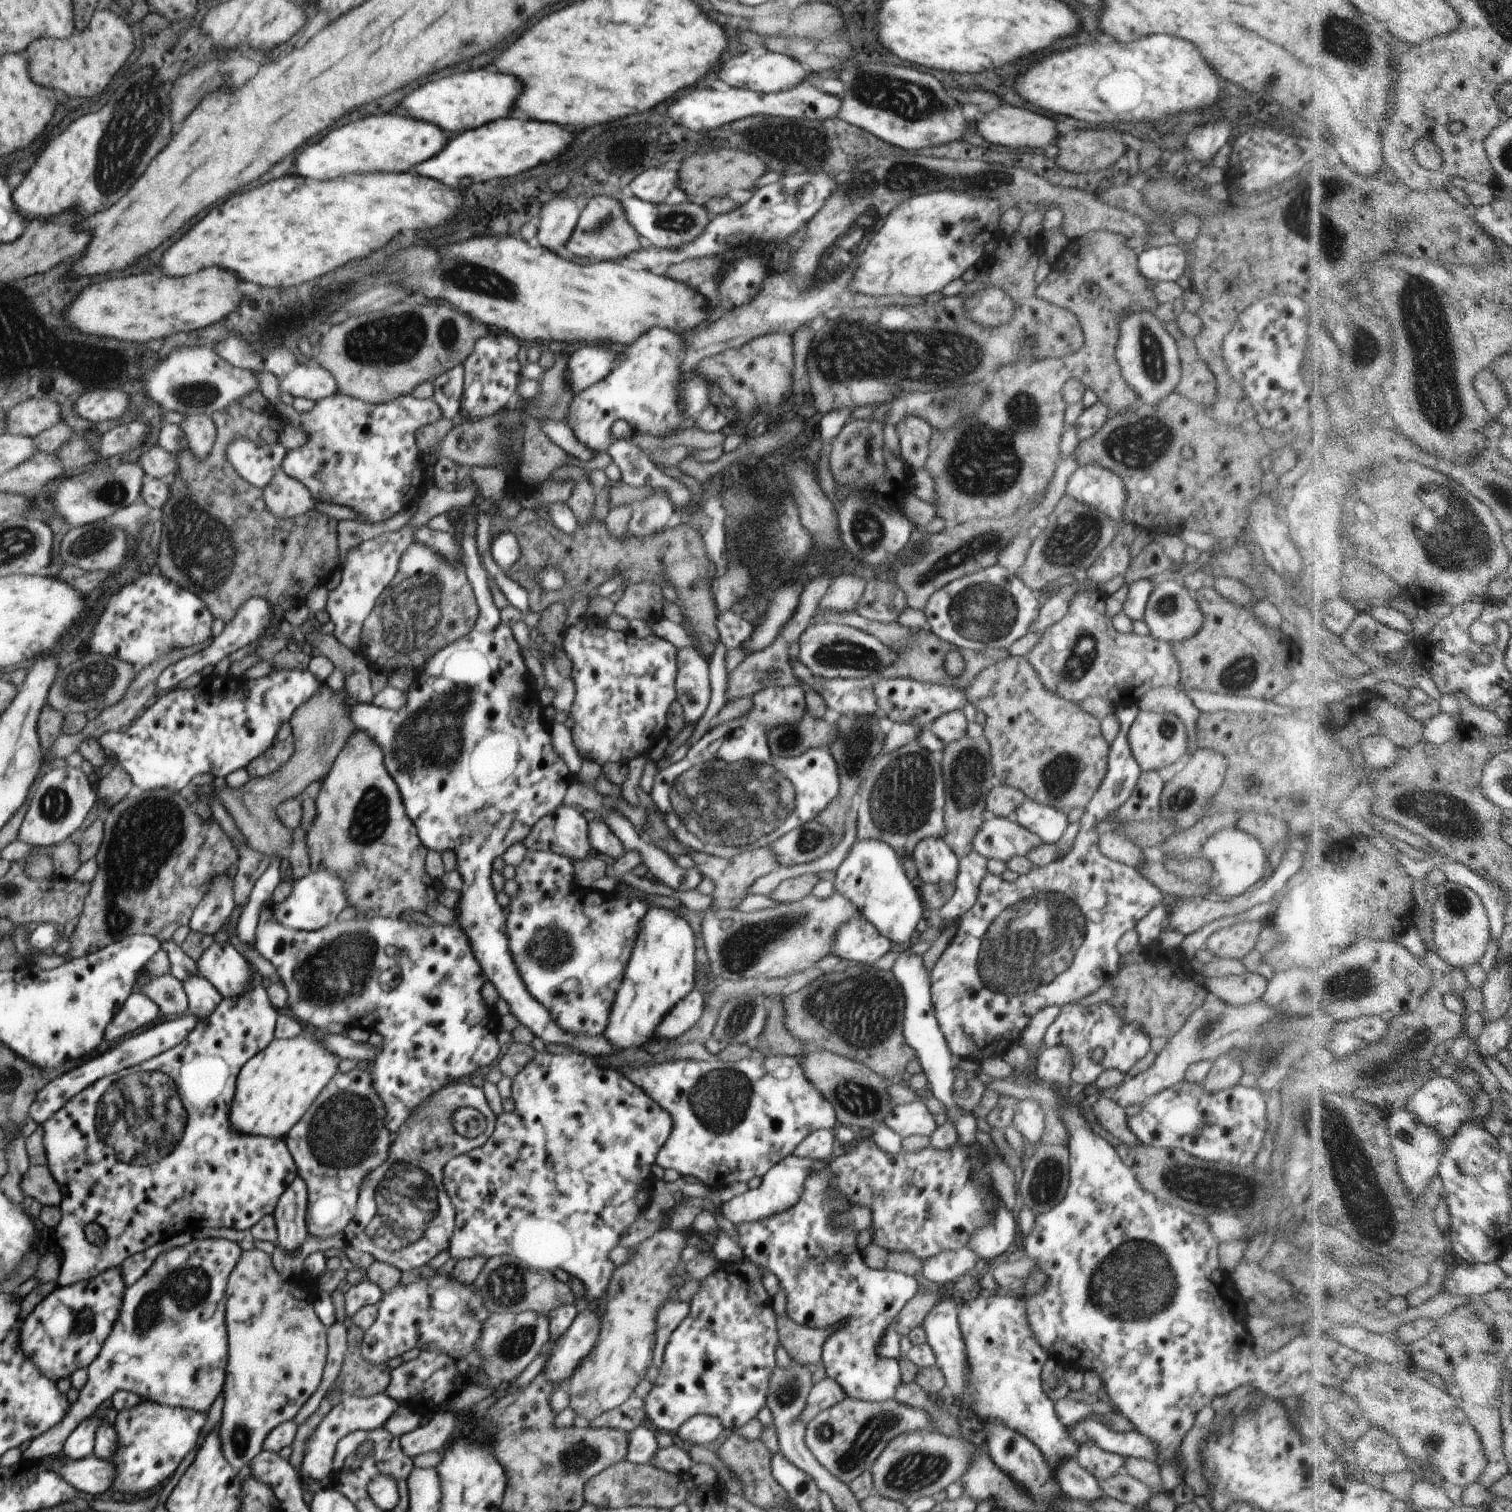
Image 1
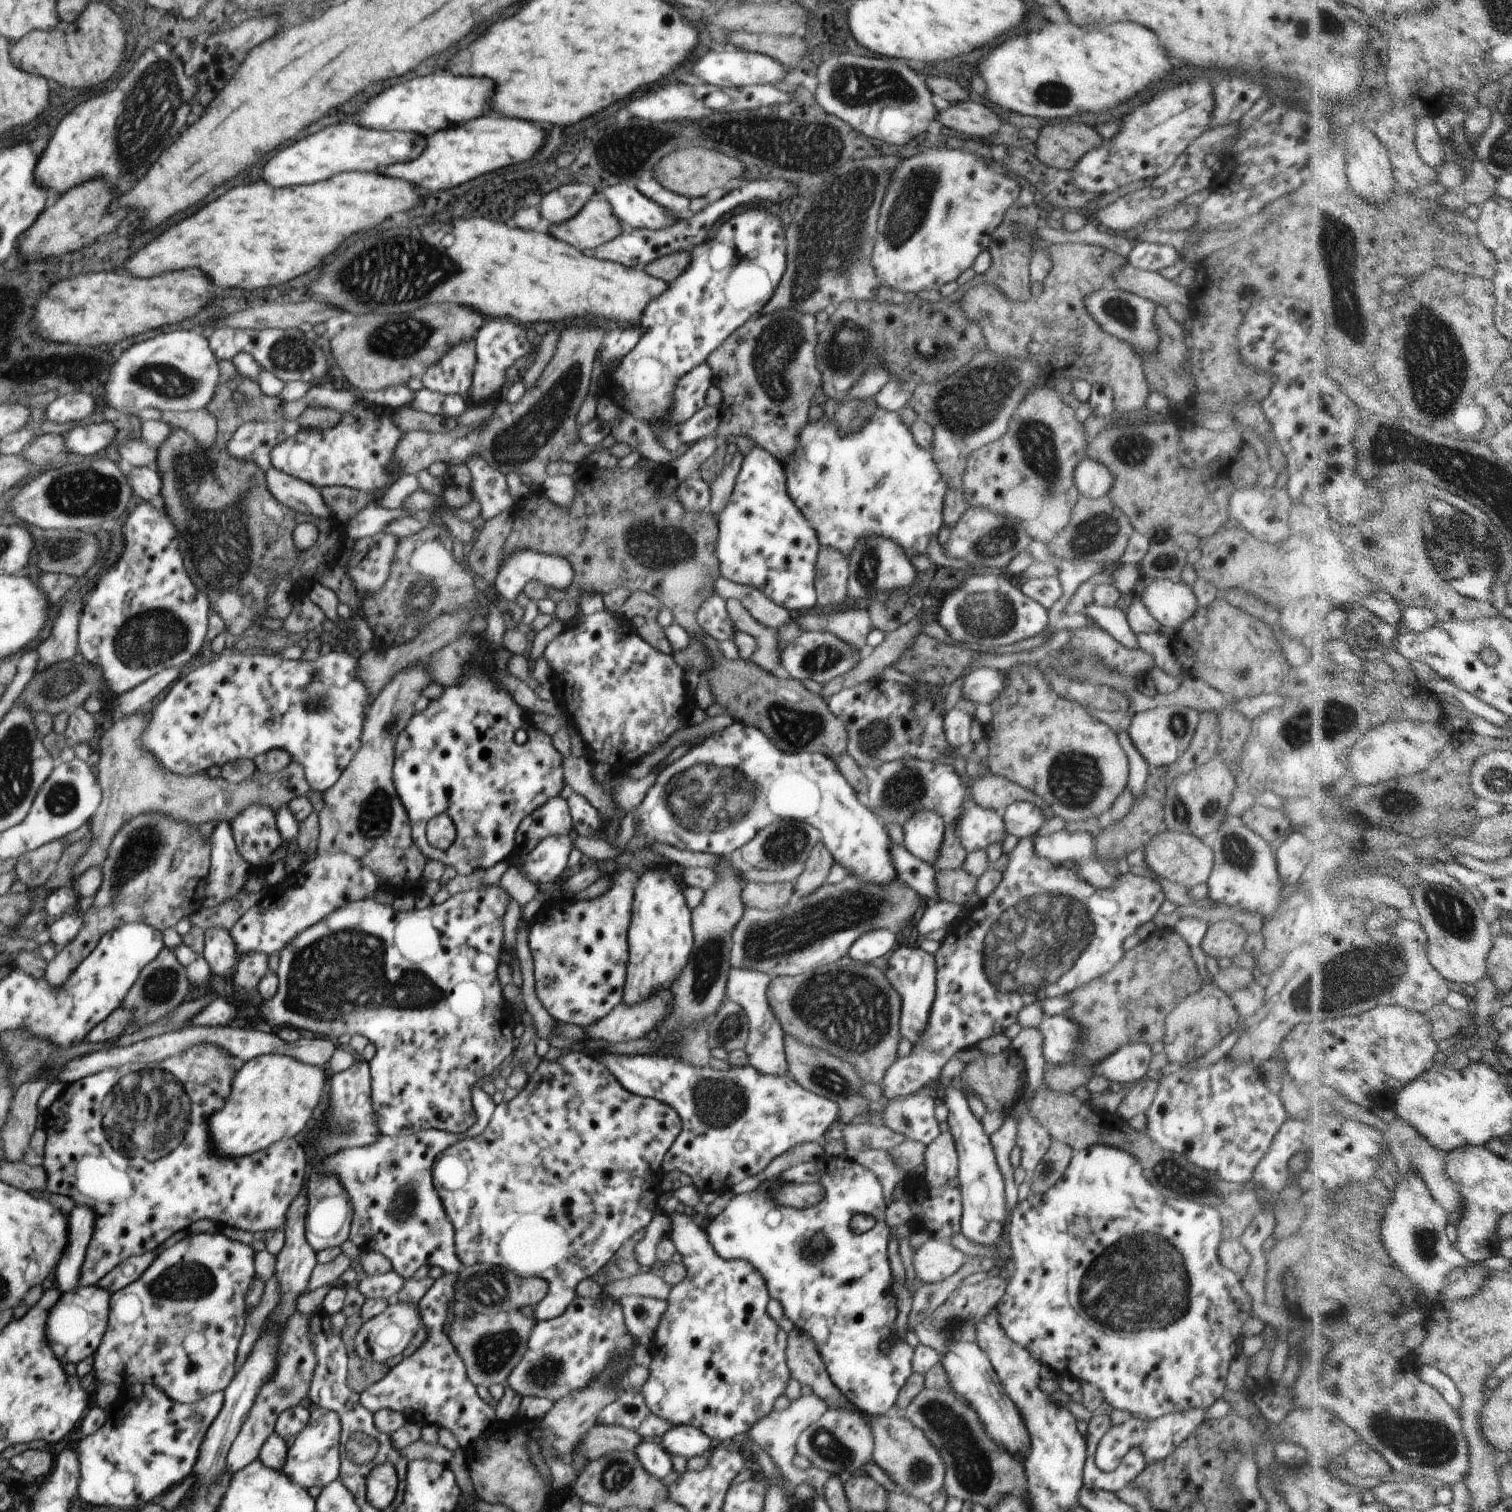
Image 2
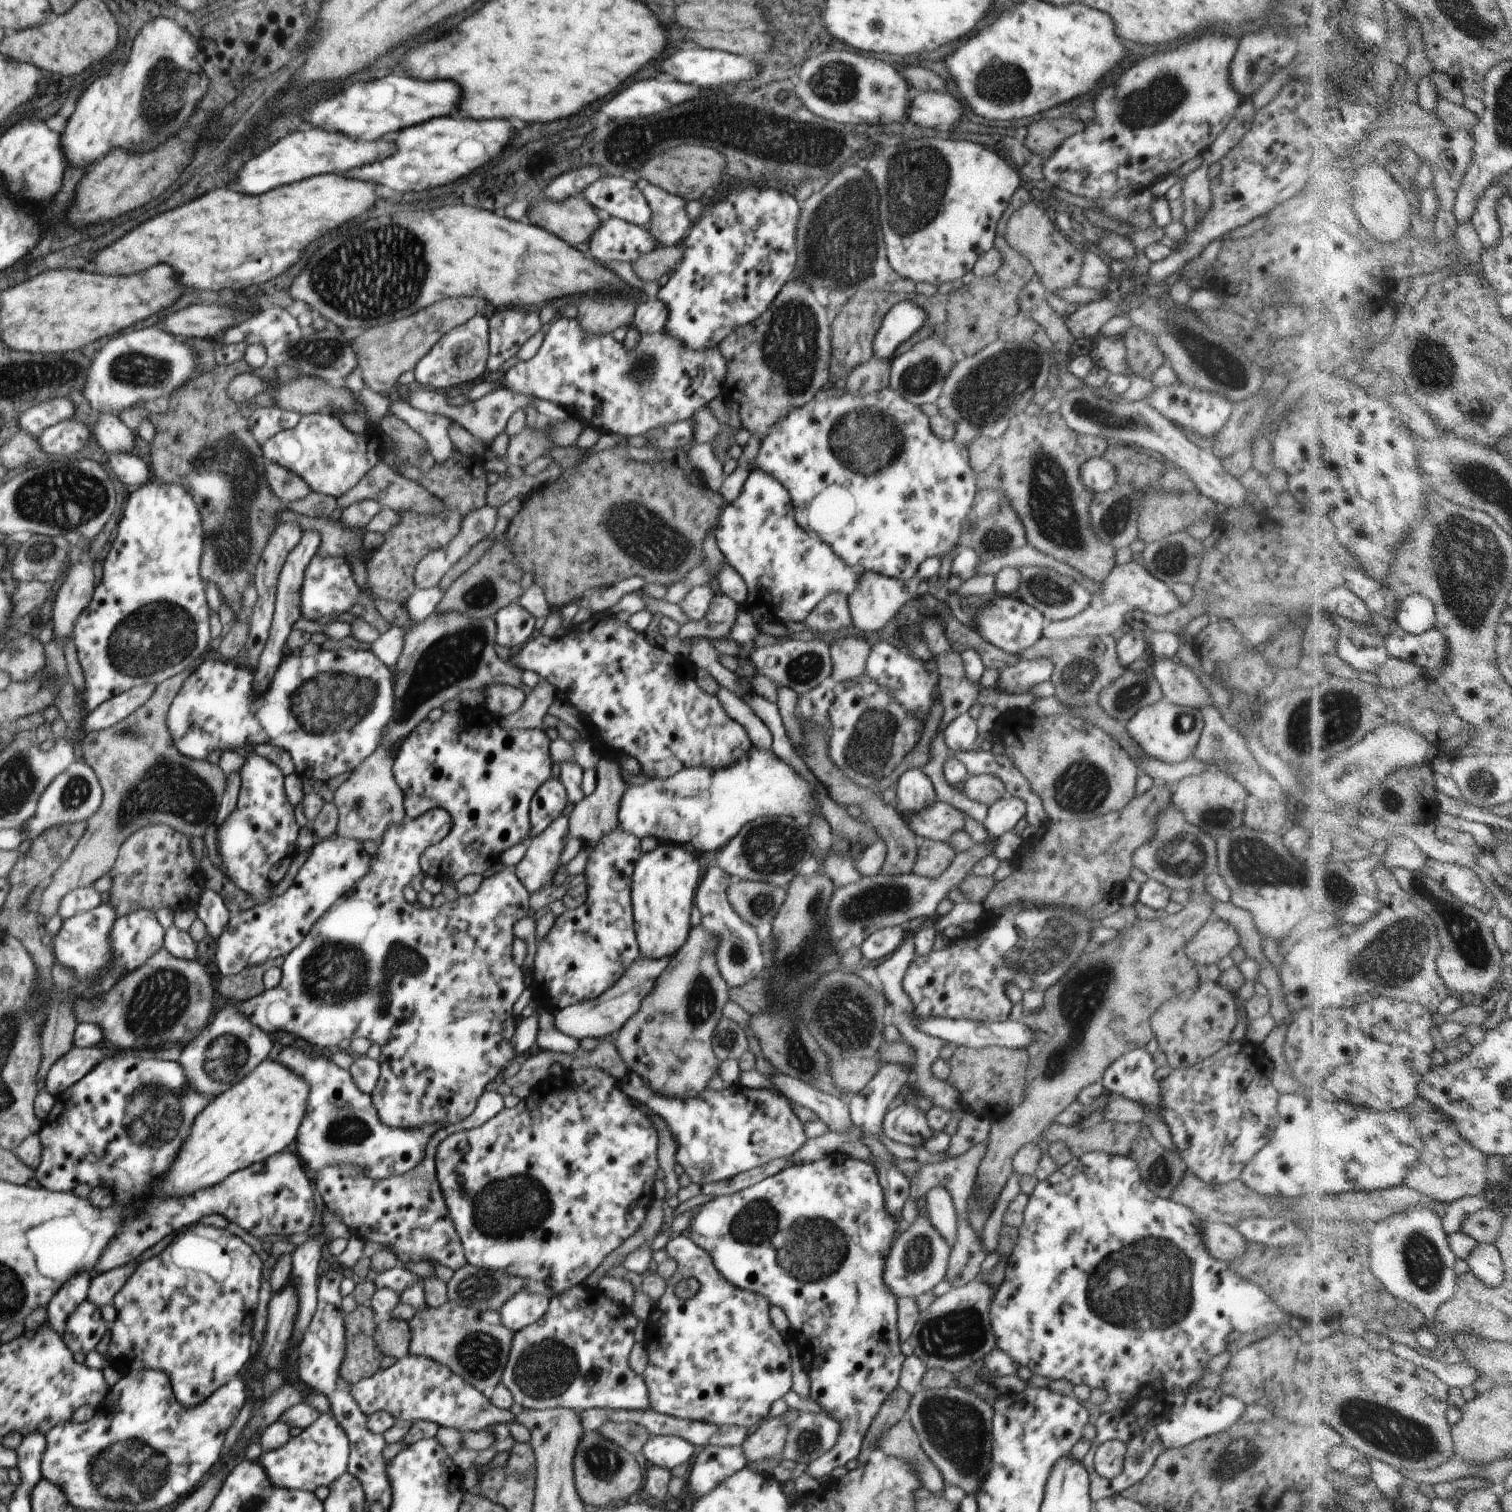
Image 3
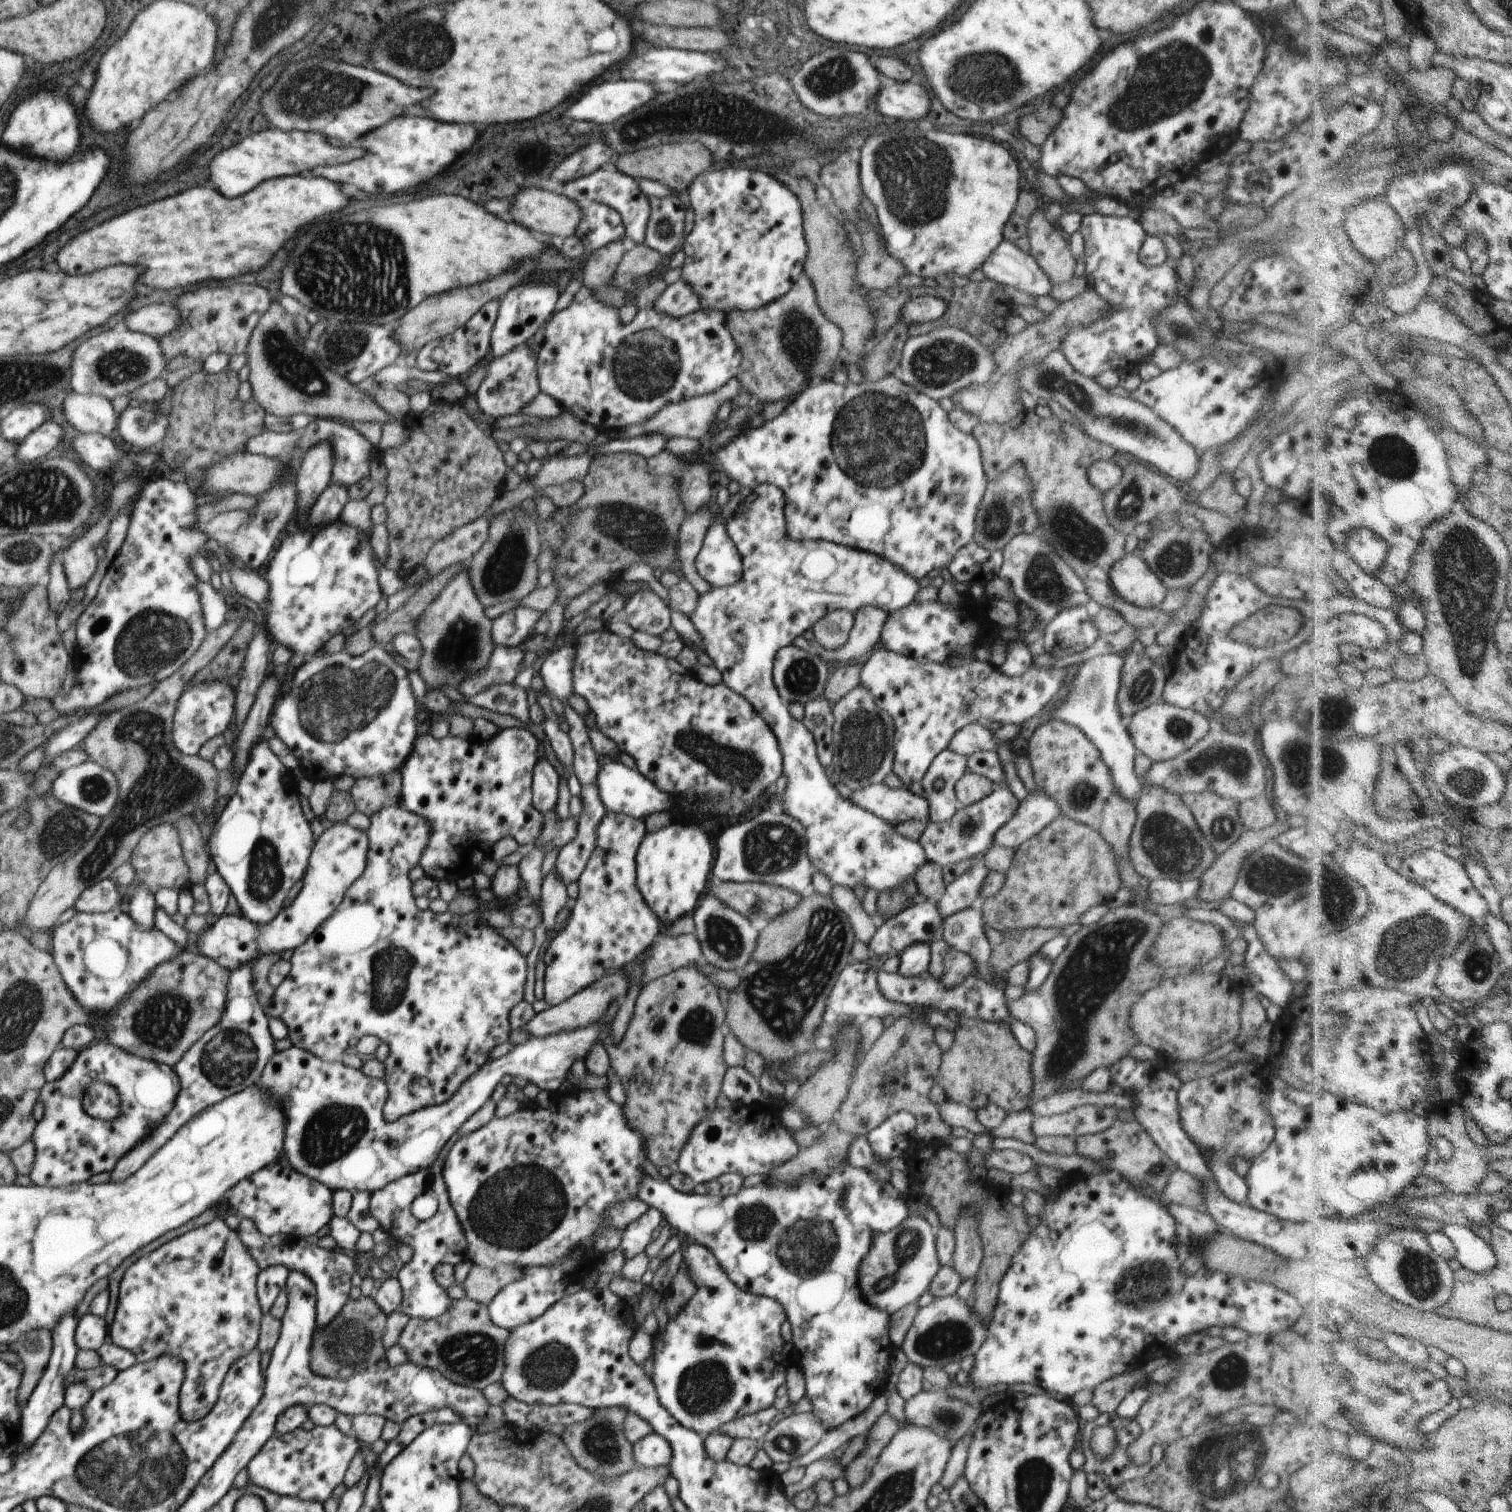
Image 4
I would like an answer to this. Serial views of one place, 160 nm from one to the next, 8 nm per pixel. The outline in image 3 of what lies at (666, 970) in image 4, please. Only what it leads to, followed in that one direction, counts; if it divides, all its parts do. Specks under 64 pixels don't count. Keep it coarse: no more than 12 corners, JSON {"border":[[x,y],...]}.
{"border":[[640,955],[613,987],[554,1012],[576,1040],[616,1037],[673,956]]}

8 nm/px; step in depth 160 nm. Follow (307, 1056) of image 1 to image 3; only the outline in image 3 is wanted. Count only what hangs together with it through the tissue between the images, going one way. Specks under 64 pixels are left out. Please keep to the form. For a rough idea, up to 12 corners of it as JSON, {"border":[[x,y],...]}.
{"border":[[274,1056],[194,1119],[154,1196],[294,1146],[310,1087]]}

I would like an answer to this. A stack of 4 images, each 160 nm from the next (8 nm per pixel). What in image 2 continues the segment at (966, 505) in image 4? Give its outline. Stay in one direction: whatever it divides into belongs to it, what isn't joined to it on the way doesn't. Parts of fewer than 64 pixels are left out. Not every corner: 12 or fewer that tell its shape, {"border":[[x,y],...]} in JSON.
{"border":[[899,411],[808,422],[782,463],[820,545],[911,560],[947,482]]}

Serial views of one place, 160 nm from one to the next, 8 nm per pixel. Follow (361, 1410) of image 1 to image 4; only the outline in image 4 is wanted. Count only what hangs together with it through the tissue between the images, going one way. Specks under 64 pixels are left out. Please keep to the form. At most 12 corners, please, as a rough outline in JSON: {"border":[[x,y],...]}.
{"border":[[334,1424],[274,1433],[249,1482],[323,1503],[359,1448]]}

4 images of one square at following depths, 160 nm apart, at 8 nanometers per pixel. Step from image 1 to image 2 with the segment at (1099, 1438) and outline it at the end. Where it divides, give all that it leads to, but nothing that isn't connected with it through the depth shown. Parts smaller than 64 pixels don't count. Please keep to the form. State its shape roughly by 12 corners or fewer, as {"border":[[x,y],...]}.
{"border":[[1207,1409],[1134,1417],[1100,1439],[1095,1463],[1113,1471],[1130,1449],[1168,1458],[1200,1432]]}

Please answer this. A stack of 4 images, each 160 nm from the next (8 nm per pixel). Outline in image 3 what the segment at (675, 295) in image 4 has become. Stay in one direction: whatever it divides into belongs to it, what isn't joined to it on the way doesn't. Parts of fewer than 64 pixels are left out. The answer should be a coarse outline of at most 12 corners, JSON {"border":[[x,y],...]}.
{"border":[[655,298],[635,308],[631,325],[642,335],[662,332],[666,305]]}

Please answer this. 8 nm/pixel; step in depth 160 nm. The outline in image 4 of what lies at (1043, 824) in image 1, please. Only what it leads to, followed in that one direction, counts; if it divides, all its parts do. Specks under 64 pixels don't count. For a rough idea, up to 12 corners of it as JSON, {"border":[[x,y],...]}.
{"border":[[1008,787],[928,823],[919,840],[944,867],[992,846],[1016,814]]}

